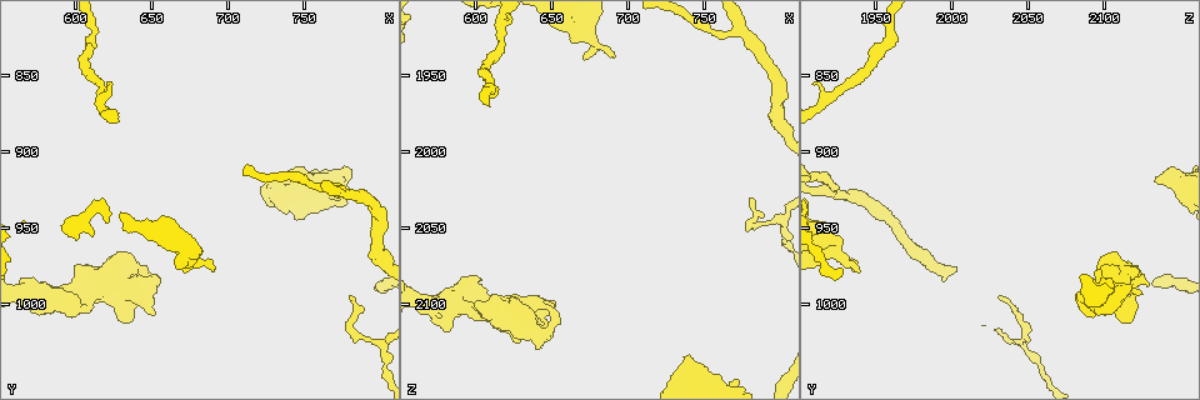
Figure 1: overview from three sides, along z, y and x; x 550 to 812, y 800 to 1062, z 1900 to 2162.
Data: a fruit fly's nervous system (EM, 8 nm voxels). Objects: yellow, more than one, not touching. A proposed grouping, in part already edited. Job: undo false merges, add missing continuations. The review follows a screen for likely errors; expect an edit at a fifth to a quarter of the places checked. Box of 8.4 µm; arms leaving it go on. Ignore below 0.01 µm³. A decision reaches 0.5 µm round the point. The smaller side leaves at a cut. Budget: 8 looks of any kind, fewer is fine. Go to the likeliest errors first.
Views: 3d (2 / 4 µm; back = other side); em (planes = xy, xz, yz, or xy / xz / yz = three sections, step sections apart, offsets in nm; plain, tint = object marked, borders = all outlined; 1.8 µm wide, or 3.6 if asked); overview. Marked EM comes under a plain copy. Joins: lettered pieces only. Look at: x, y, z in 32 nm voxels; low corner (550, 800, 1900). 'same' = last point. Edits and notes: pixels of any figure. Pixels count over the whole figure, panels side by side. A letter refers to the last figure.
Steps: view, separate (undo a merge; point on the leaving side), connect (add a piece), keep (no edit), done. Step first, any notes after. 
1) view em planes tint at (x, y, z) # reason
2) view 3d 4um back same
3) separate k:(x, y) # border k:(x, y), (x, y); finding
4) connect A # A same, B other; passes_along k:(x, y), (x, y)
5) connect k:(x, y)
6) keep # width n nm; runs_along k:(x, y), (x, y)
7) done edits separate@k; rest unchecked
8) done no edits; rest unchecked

view em 3.6um xz step 16 tint at (644, 984, 2122) # sharp bend

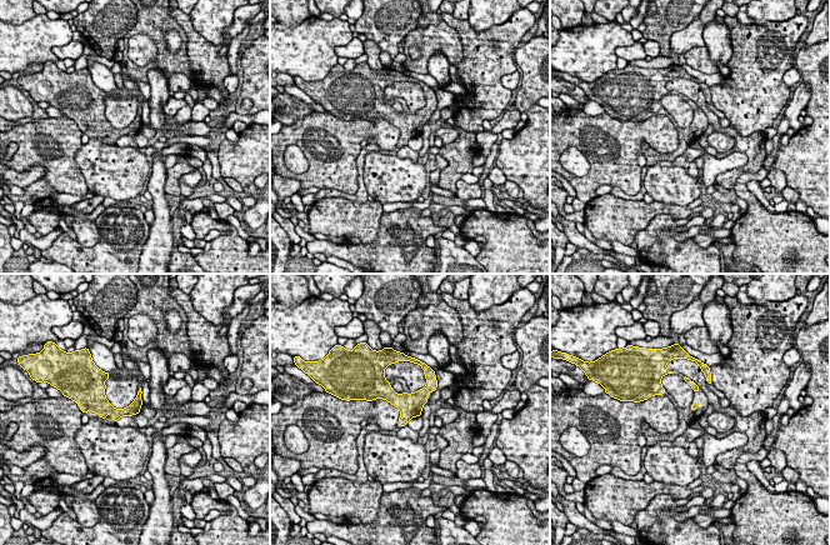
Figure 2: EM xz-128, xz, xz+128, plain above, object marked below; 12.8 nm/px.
view em 3.6um planes borders same # cut it another way

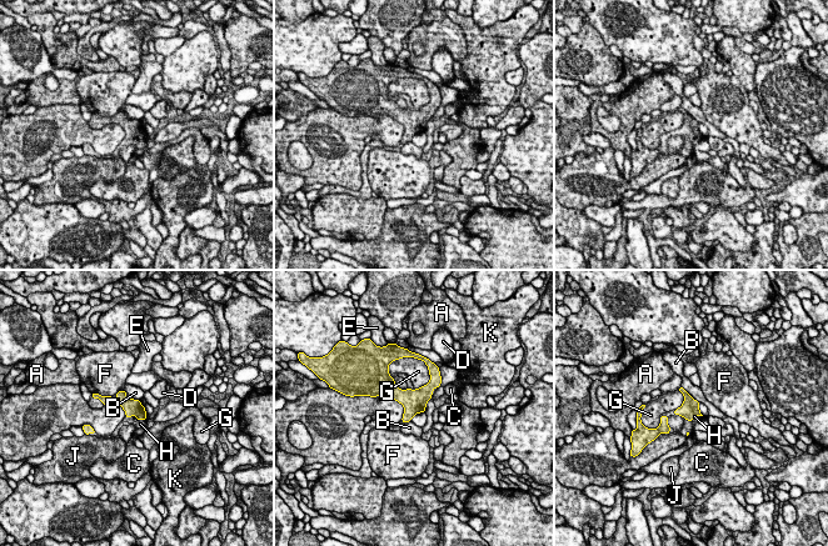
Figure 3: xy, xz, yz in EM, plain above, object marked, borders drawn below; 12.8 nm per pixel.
connect H # A other, B other, C other, D other, E other, F other, G other, H same, J other, K other; it goes on there

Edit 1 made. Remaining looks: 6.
view em yz step 16 borders at (690, 978, 1936) # an open end

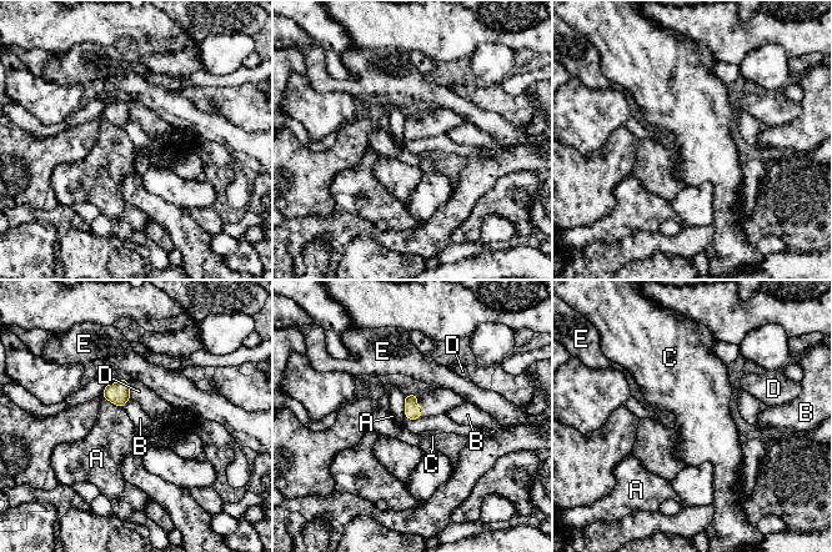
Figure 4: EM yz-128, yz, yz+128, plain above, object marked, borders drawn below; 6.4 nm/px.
keep # A other, B other, C other, D other, E other; border 4:(103, 397), (123, 409); no lettered piece goes on from it

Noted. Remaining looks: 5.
view em yz step 4 tint at (772, 924, 1920)

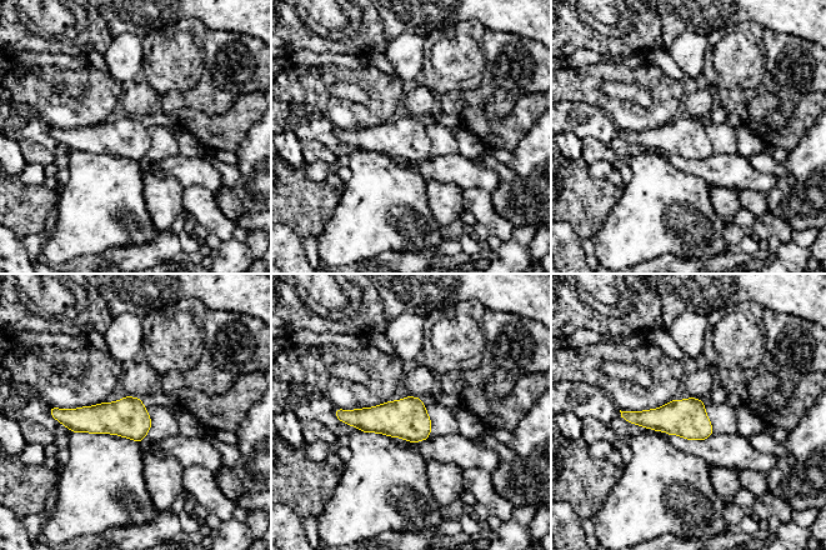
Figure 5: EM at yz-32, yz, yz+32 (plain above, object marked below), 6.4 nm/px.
view em planes borders same # cut it another way

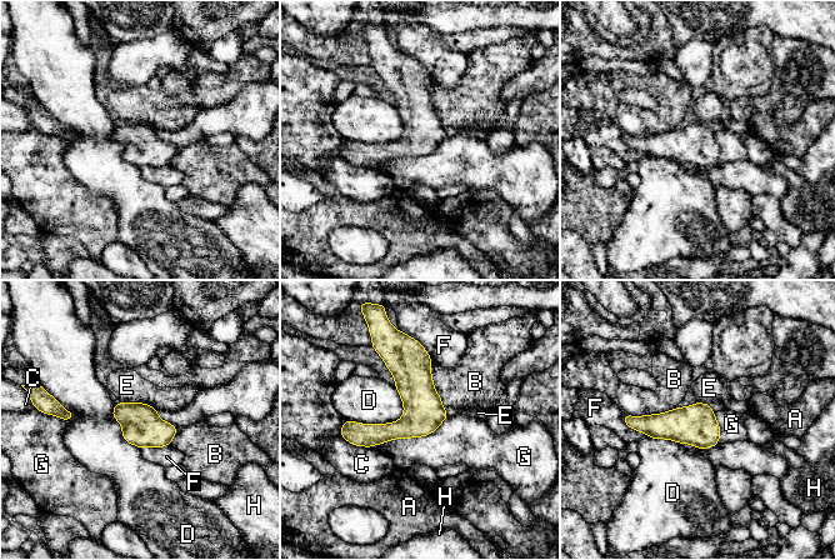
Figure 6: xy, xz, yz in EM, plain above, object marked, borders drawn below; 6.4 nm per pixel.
keep # A other, B other, C other, D other, E other, F other, G other, H other; runs_along 6:(414, 345), (414, 413), (353, 440); all the same neuron

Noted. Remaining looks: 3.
done edits connect@3; rest unchecked

